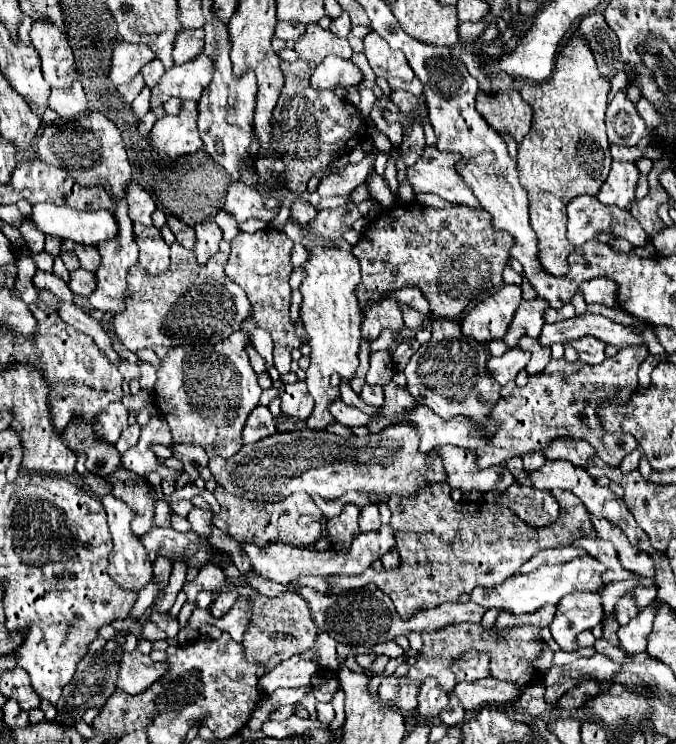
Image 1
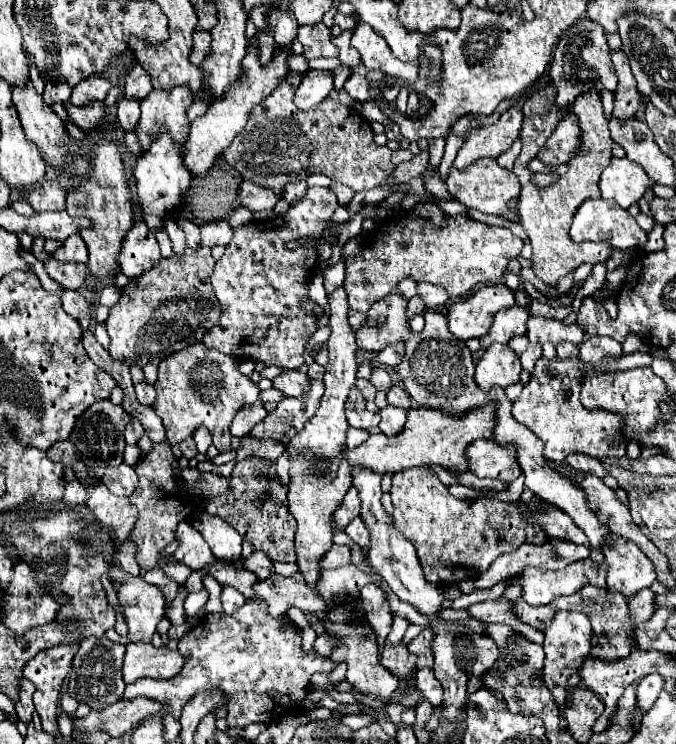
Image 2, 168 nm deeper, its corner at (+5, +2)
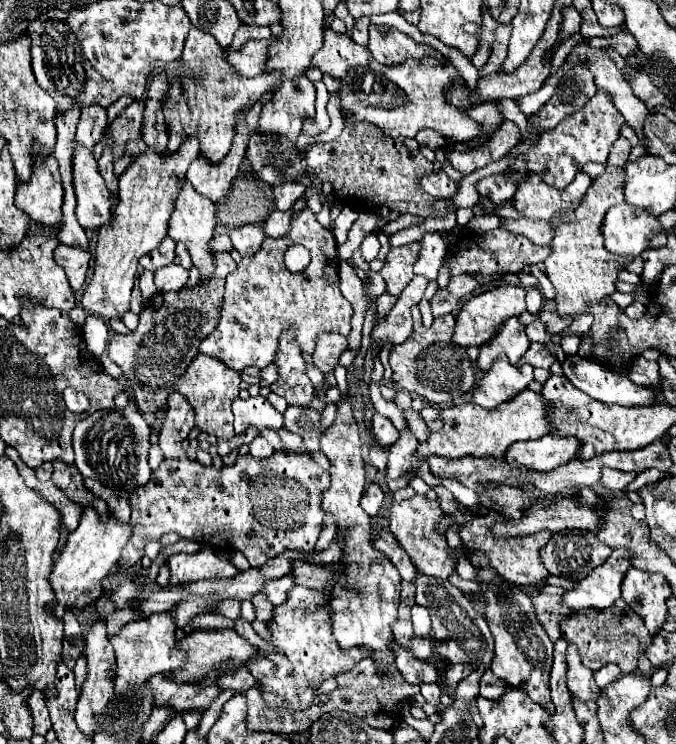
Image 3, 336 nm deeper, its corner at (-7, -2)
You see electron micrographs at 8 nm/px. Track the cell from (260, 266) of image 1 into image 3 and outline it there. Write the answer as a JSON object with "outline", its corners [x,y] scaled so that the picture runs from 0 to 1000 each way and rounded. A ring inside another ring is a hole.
{"outline":[[[453,278],[435,292],[426,319],[393,321],[379,343],[358,345],[352,362],[334,372],[322,437],[317,448],[296,461],[293,474],[320,480],[346,499],[358,499],[370,491],[388,496],[402,488],[408,456],[426,434],[438,434],[438,456],[453,474],[462,474],[464,456],[473,445],[497,445],[512,453],[521,442],[521,410],[503,394],[500,353],[500,329],[491,310],[476,305],[467,297],[467,289]],[[429,329],[450,329],[459,337],[459,356],[444,367],[432,367],[420,356],[420,337]]]}

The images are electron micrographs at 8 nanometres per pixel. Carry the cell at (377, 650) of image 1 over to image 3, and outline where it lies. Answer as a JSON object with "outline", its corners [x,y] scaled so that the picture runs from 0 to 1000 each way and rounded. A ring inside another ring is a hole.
{"outline":[[[612,813],[608,820],[608,835],[612,837],[612,845],[624,853],[633,853],[638,847],[638,831],[633,827],[633,819],[630,816],[621,816],[621,813]]]}

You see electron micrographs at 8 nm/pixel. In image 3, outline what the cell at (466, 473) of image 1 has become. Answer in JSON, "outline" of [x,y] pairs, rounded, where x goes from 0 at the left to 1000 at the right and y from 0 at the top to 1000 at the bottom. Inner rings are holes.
{"outline":[[[808,585],[793,593],[760,595],[749,606],[749,620],[754,628],[781,628],[790,633],[817,633],[852,614],[861,595],[852,587],[822,587]]]}

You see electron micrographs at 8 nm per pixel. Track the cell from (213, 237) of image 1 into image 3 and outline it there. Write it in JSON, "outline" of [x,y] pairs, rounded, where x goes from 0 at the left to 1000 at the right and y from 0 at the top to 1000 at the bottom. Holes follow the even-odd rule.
{"outline":[[[361,302],[340,310],[343,329],[355,343],[376,343],[379,337],[385,337],[393,319],[396,316],[388,310],[385,302]]]}

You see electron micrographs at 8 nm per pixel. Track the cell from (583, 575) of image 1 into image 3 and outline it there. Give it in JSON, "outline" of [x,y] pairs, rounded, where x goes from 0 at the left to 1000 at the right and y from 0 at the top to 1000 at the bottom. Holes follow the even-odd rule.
{"outline":[[[908,738],[905,746],[882,765],[876,765],[867,778],[855,781],[852,792],[837,794],[831,808],[846,819],[882,819],[893,821],[917,805],[920,778],[935,759],[932,738]]]}

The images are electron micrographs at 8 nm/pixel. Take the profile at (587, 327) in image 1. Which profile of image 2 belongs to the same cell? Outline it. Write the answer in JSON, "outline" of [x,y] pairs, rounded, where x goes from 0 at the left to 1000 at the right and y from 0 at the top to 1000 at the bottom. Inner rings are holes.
{"outline":[[[784,426],[781,429],[781,456],[787,461],[808,461],[817,458],[831,461],[831,458],[846,458],[846,461],[861,461],[867,453],[867,445],[855,437],[837,437],[834,431],[822,431],[822,429],[808,429],[808,426]]]}

